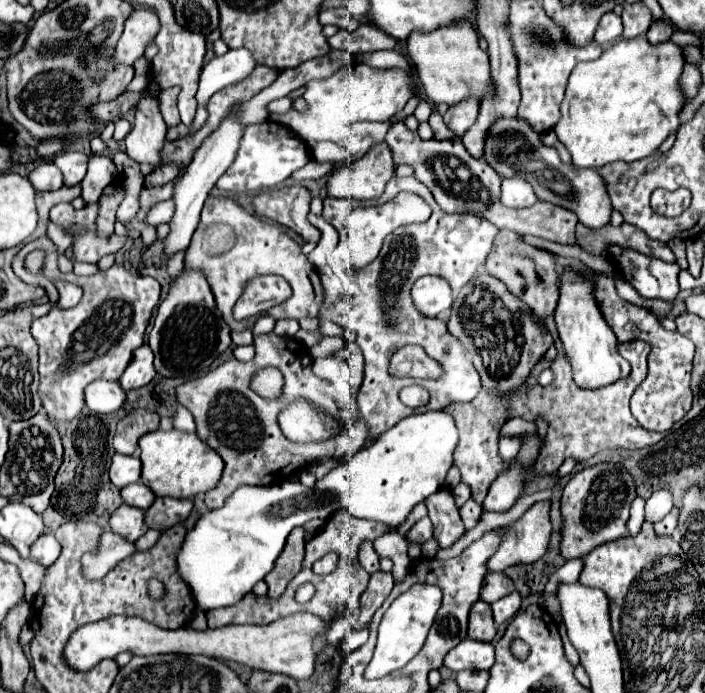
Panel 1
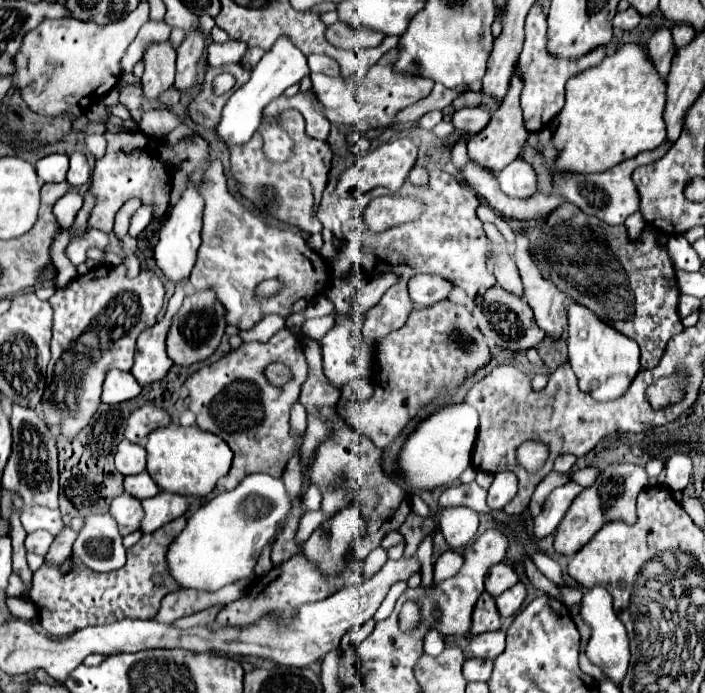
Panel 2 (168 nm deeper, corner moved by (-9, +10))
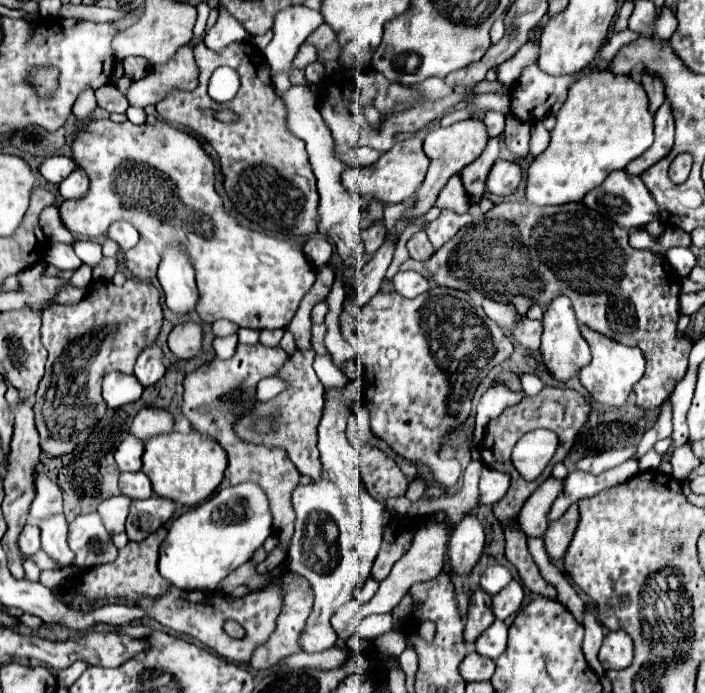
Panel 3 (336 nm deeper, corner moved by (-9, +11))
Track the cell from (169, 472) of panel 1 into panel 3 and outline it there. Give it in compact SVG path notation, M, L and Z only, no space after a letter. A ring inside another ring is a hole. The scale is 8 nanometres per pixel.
M176 431L168 435L156 435L146 443L142 461L142 473L150 479L154 493L164 499L182 503L186 507L198 505L216 491L216 487L224 479L224 469L228 463L224 449L216 445L216 441L204 439L196 431L188 435Z

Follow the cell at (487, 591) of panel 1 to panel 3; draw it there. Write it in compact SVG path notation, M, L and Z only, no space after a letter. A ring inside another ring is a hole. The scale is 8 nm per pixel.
M494 565L494 567L488 567L484 571L484 575L480 577L480 587L490 593L490 595L496 595L500 589L504 589L508 583L512 581L512 575L506 567L502 565Z

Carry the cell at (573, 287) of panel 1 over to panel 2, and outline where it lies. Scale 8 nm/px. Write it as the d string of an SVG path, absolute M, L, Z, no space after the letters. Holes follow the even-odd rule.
M568 302L568 358L580 388L596 400L612 400L624 394L640 370L640 348L628 336L602 322L580 302Z

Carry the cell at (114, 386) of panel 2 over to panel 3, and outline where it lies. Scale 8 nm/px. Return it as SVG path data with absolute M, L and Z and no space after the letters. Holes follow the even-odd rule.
M108 373L102 383L102 397L108 403L108 407L116 409L128 403L134 403L140 399L144 387L136 381L134 375L124 373Z

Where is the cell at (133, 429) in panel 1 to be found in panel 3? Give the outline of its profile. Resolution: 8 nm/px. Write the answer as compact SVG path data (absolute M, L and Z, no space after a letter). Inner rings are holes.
M144 407L140 409L140 413L134 417L134 423L130 427L130 433L142 441L162 435L162 433L170 433L174 427L174 419L166 409L158 409L158 407Z

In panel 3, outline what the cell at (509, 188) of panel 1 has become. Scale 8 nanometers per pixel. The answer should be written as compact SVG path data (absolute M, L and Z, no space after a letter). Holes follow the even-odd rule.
M496 159L486 179L486 191L494 195L512 195L518 189L520 179L522 179L522 169L518 163Z

